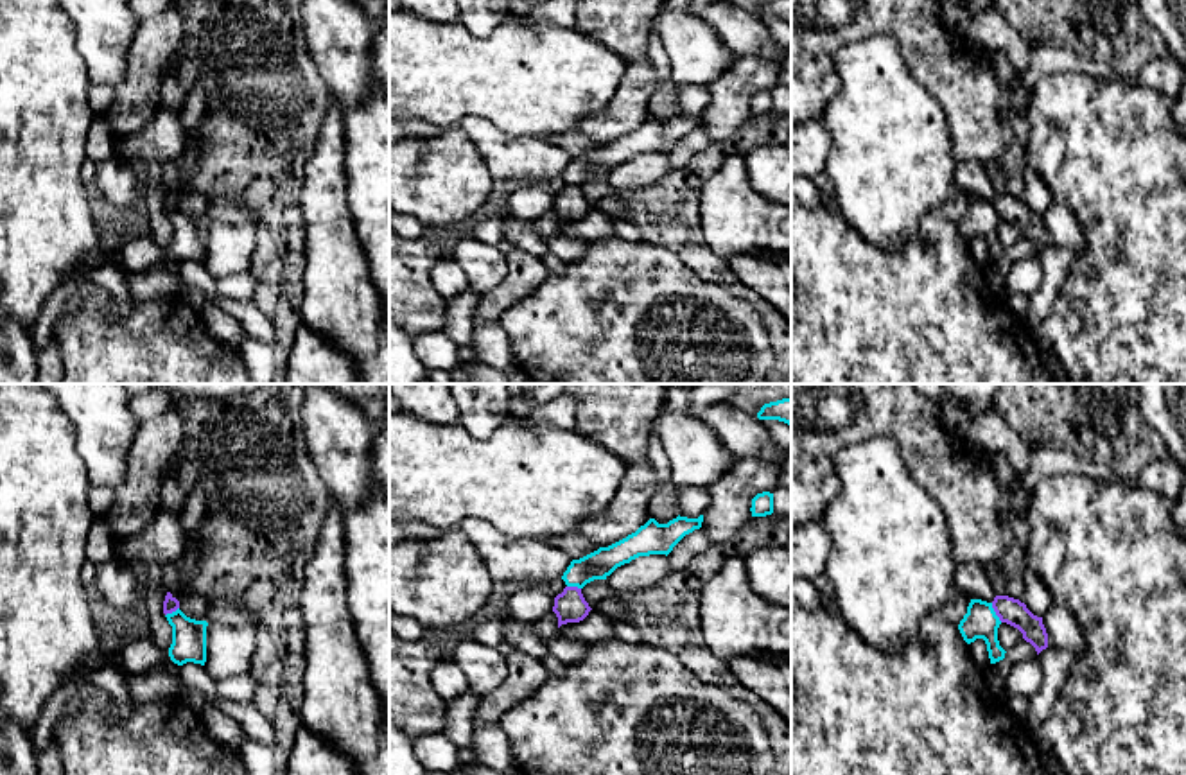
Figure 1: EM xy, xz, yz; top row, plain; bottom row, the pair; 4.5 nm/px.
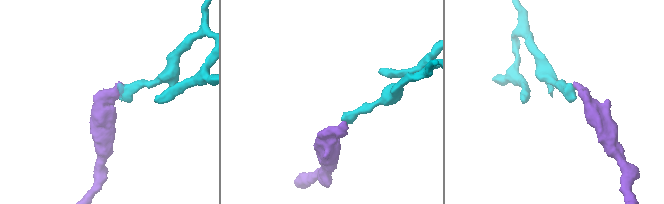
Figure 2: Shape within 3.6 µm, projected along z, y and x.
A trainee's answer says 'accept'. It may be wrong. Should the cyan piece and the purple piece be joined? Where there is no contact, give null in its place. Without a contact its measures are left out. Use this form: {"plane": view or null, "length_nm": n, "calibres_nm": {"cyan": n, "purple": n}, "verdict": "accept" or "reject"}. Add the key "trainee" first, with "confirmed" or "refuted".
{"trainee": "refuted", "plane": "yz", "length_nm": 100, "calibres_nm": {"cyan": 150, "purple": 120}, "verdict": "reject"}

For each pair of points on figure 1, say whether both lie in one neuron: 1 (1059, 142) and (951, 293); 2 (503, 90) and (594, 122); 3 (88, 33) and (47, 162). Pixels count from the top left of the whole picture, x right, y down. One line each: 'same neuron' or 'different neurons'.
1: different neurons
2: different neurons
3: different neurons

